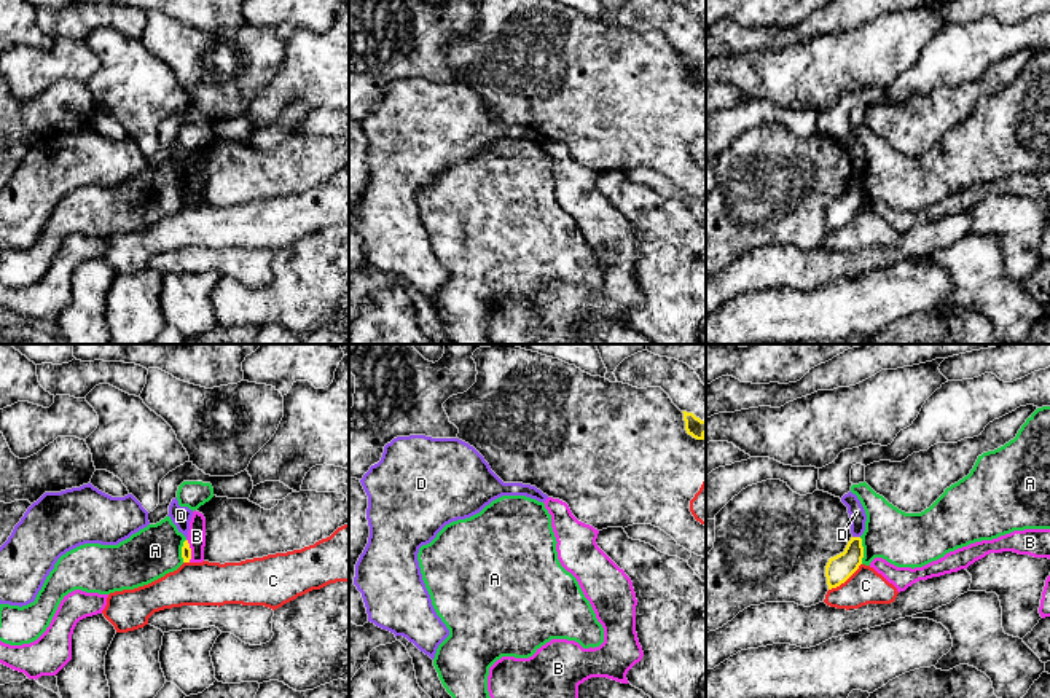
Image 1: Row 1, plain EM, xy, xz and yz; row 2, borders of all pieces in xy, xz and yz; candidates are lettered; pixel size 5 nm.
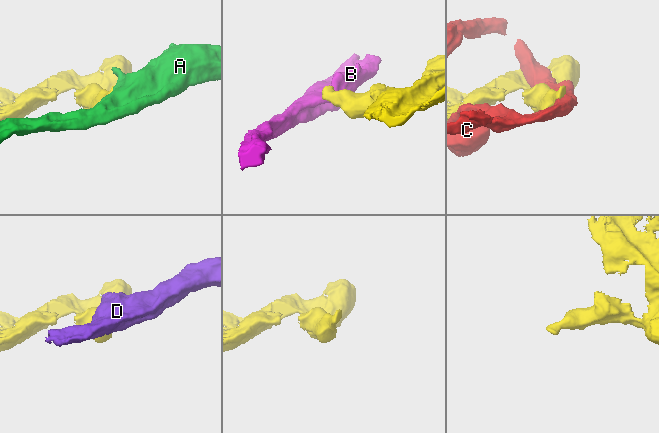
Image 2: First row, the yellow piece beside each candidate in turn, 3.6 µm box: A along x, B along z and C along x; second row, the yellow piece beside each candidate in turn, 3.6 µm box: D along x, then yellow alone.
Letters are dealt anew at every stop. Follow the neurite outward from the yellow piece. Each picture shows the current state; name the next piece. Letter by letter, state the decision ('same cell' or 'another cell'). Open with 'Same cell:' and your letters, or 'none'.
Same cell: none
A: another cell
B: another cell
C: another cell
D: another cell

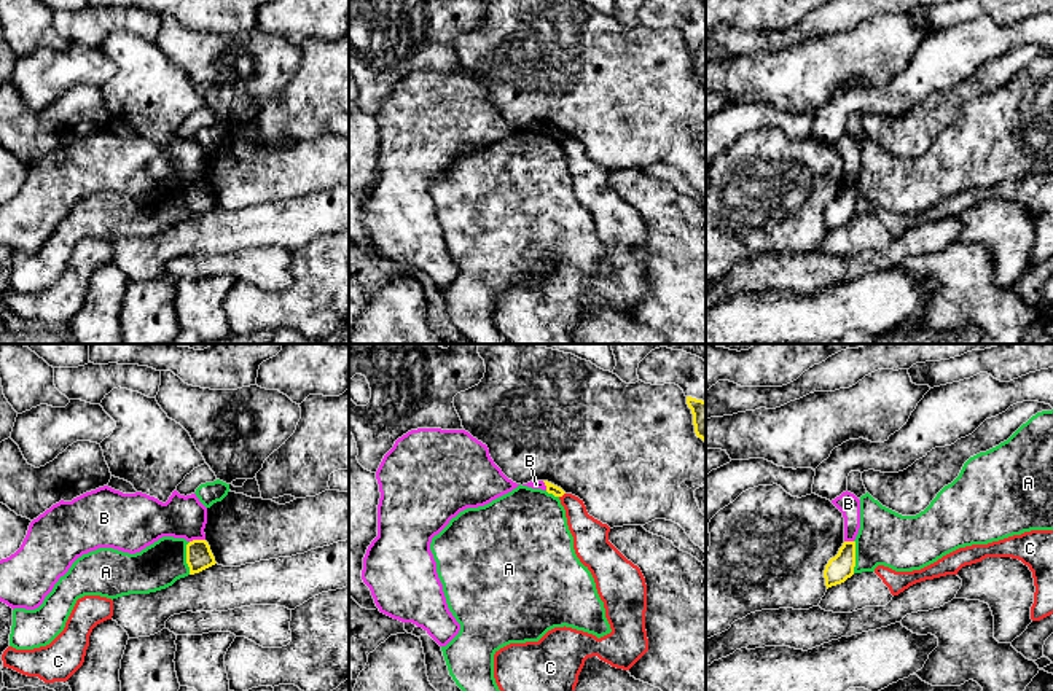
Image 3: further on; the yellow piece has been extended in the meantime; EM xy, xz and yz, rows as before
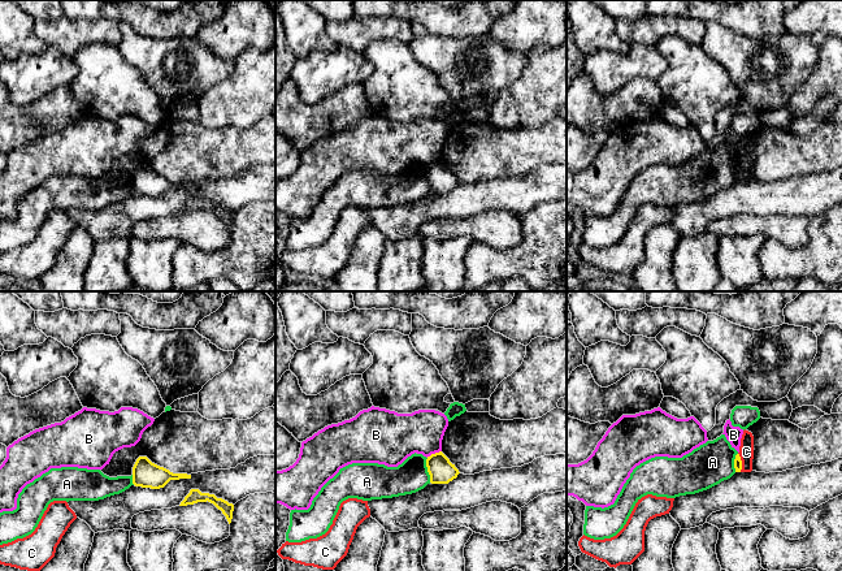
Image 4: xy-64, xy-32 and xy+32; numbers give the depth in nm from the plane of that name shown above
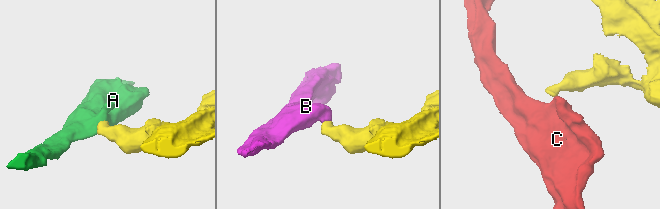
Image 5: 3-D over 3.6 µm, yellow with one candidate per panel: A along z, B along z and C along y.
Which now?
Same cell: none
A: another cell
B: another cell
C: another cell

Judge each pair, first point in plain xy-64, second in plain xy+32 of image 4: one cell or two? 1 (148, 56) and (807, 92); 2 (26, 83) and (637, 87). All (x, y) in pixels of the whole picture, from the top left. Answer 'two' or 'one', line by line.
1: two
2: two

